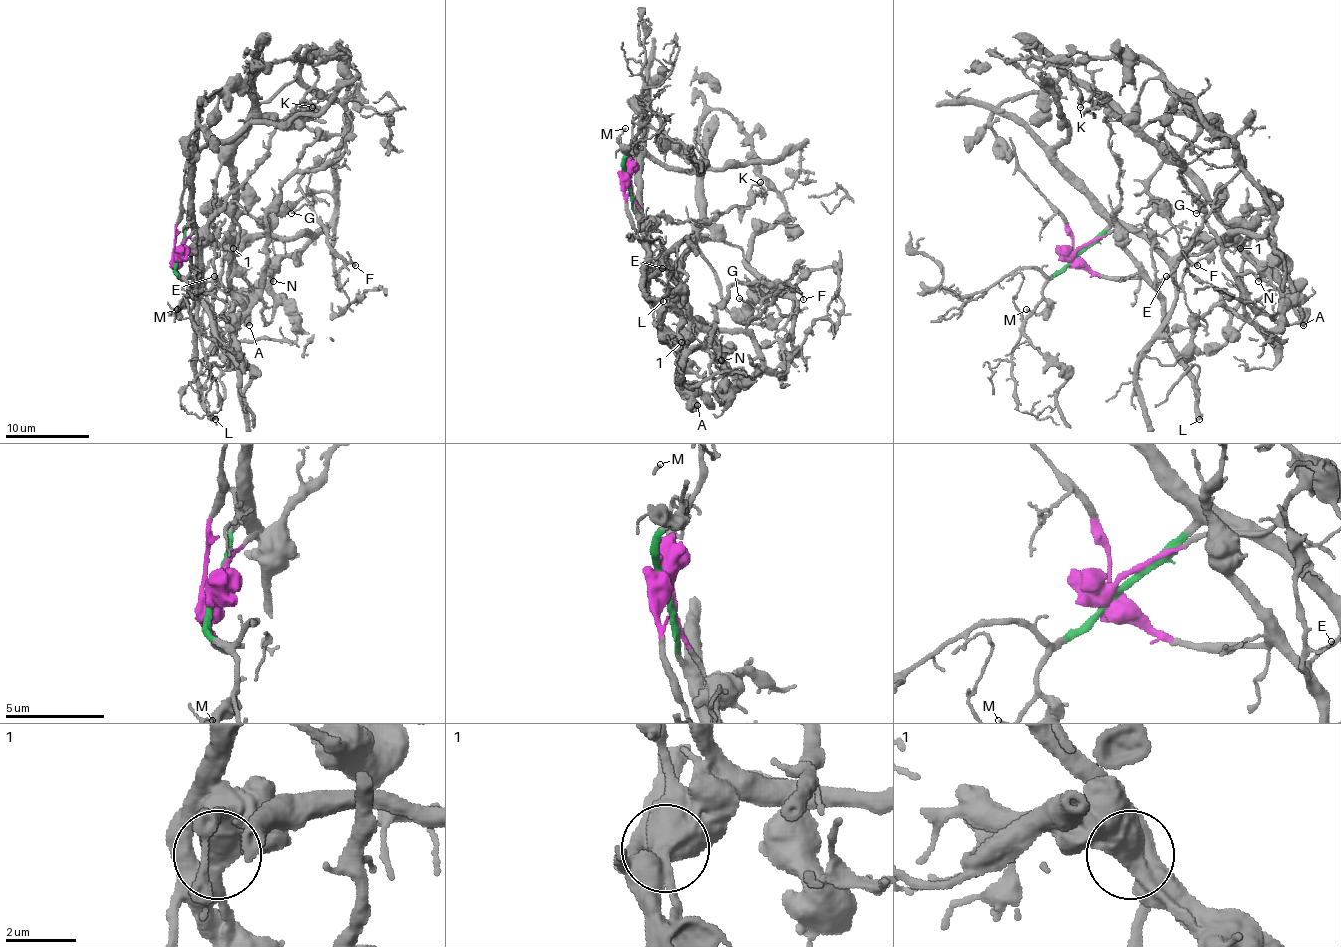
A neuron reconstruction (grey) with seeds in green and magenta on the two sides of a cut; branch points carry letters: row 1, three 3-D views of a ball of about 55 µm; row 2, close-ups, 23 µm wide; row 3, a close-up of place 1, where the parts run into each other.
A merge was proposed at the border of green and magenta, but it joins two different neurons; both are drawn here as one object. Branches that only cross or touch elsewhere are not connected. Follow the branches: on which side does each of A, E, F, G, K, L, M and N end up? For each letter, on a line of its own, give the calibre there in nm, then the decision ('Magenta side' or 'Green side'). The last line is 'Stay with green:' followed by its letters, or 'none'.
A: Thickness 500 nm. Magenta side
E: Thickness 90 nm. Magenta side
F: Thickness 150 nm. Green side
G: Thickness 120 nm. Green side
K: Thickness 150 nm. Magenta side
L: Thickness 500 nm. Magenta side
M: Thickness 110 nm. Green side
N: Thickness 120 nm. Magenta side
Stay with green: F, G, M

